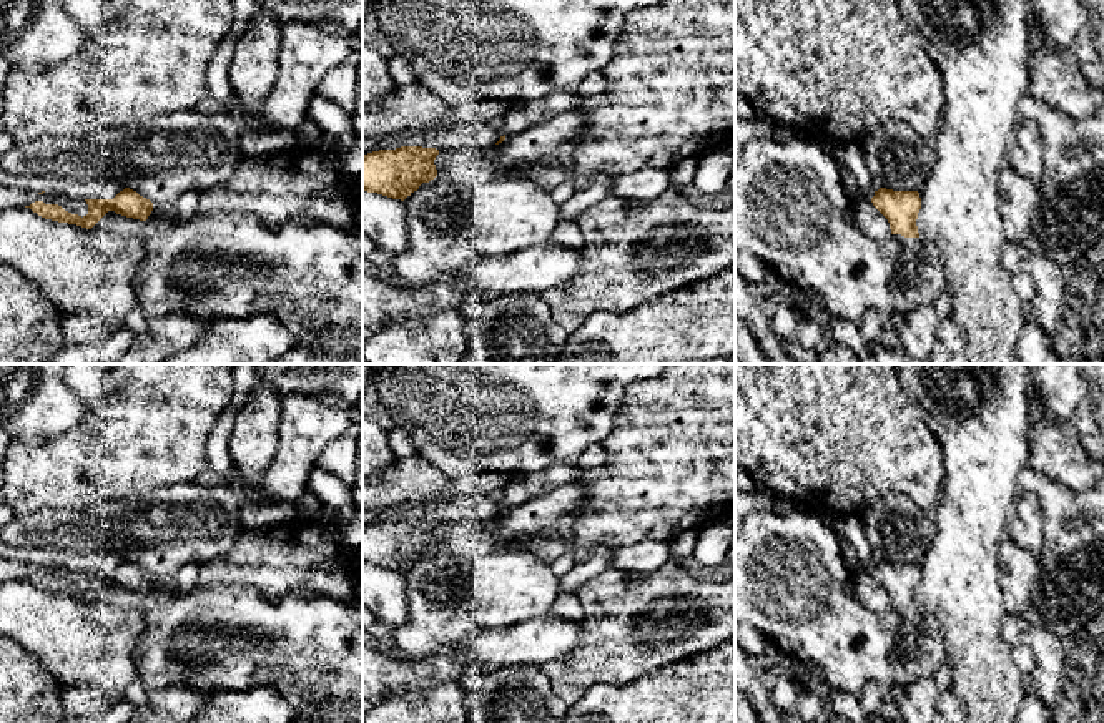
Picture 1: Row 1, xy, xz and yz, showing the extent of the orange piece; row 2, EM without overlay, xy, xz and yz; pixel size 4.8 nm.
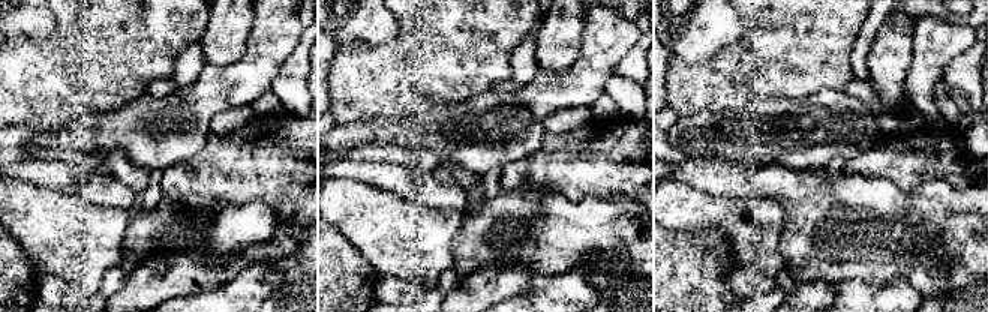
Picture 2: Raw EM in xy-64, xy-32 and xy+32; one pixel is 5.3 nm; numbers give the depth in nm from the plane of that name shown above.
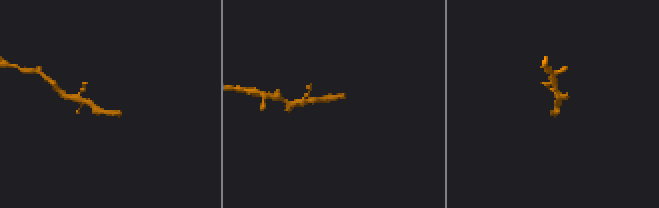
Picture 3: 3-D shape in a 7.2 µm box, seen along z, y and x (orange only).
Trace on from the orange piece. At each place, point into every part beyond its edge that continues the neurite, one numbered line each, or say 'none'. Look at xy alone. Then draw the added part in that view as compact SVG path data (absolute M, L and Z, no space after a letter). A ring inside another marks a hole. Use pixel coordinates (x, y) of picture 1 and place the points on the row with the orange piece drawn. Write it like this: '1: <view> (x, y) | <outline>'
1: xy (221, 263) | M153 203L145 226L135 289L148 321L175 312L221 319L274 314L296 339L294 347L274 364L362 364L362 216L354 228L294 218L273 229L253 213L224 209L196 213L181 223L173 208Z

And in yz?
1: yz (908, 261) | M891 234L891 238L901 246L893 283L903 288L913 278L919 264L921 238L904 238L901 234Z

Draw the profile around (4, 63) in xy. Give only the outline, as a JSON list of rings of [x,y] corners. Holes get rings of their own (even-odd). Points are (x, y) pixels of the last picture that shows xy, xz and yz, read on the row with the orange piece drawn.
[[[0,53],[0,131],[5,130],[3,88],[10,73],[10,61]]]

